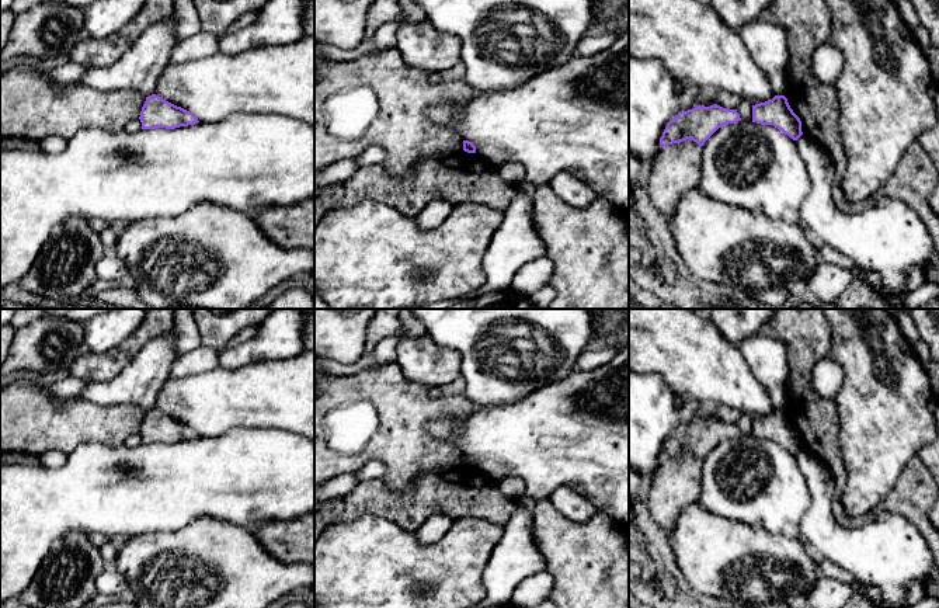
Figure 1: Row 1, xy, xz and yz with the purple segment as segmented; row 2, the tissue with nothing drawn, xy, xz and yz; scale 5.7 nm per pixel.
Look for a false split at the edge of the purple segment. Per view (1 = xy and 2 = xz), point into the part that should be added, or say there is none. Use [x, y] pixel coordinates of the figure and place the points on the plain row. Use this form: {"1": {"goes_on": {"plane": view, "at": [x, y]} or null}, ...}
{"1": {"goes_on": null}, "2": {"goes_on": null}}

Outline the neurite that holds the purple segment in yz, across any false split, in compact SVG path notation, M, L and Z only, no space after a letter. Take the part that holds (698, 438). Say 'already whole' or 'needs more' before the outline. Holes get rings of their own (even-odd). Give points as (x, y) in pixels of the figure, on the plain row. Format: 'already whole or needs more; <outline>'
already whole; M717 418L705 421L699 420L688 425L681 425L671 434L660 452L660 459L668 461L692 454L699 461L723 440L737 438L741 435L737 424L727 424Z

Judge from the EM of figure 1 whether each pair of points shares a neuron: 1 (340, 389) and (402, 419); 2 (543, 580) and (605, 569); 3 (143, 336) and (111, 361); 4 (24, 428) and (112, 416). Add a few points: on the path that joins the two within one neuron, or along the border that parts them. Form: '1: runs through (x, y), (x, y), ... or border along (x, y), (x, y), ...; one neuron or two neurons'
1: runs through (355, 389), (372, 389), (386, 403); one neuron
2: border along (543, 570), (552, 579), (550, 593); two neurons
3: runs through (135, 341), (120, 357); one neuron
4: runs through (47, 423), (90, 423); one neuron

